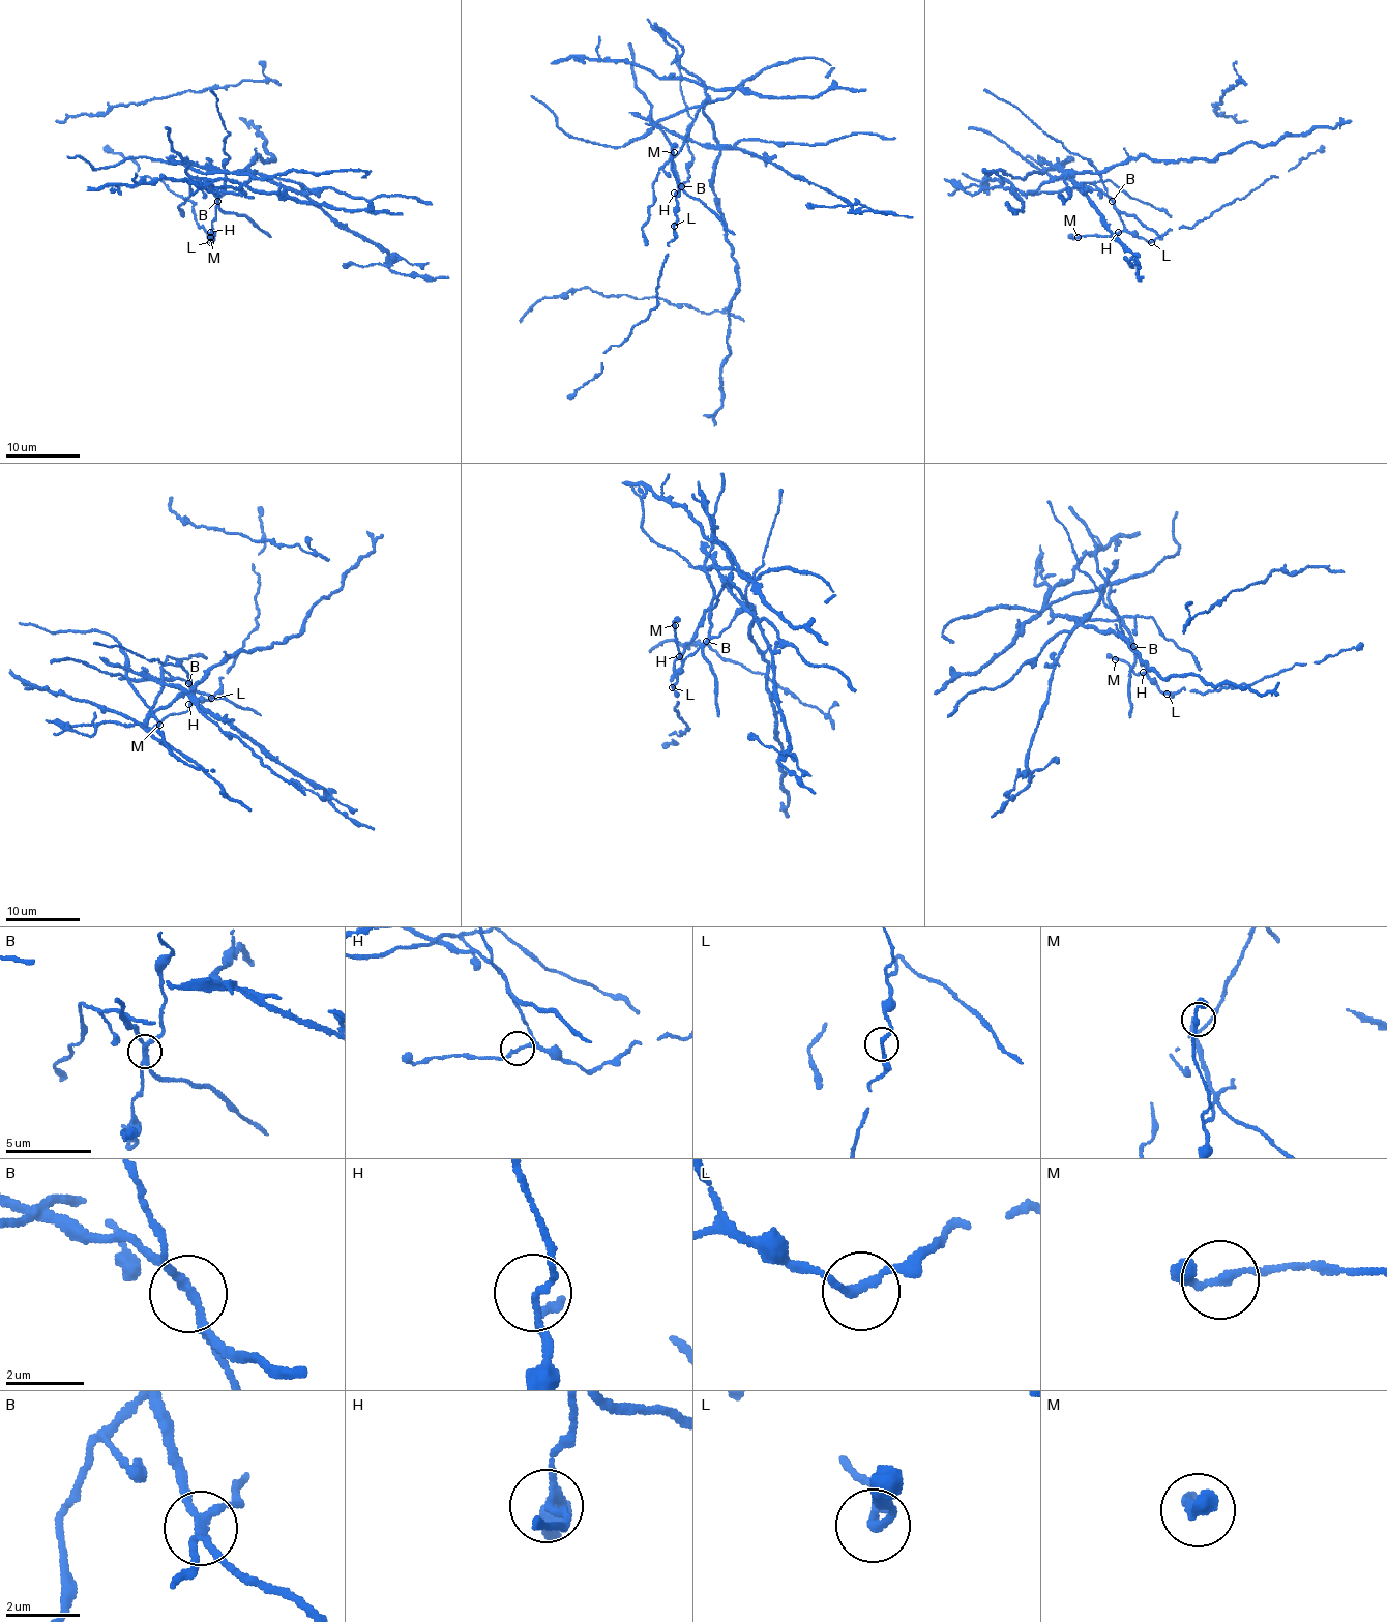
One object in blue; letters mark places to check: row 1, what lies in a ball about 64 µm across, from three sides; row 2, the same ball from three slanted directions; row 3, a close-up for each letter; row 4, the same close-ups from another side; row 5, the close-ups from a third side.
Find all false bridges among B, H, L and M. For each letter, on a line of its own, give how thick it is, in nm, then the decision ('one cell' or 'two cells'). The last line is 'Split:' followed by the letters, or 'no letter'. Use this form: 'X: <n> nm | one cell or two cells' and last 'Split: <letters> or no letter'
B: 220 nm | two cells
H: 130 nm | one cell
L: 200 nm | one cell
M: 200 nm | one cell
Split: B

